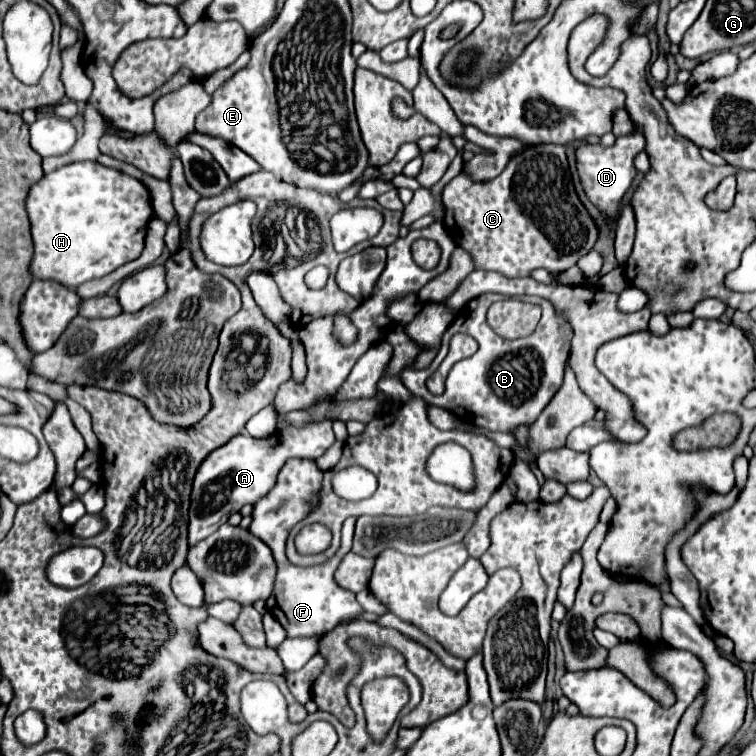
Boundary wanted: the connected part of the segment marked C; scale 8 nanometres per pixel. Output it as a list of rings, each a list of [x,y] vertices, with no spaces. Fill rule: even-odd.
[[[539,144],[525,150],[525,154],[509,160],[507,168],[497,178],[485,184],[471,182],[465,174],[455,176],[443,188],[443,204],[443,224],[447,232],[451,230],[455,244],[471,254],[475,260],[475,270],[493,270],[507,278],[529,278],[537,268],[545,268],[555,274],[565,272],[575,266],[581,256],[591,252],[599,238],[599,228],[573,186],[565,146],[559,144]]]

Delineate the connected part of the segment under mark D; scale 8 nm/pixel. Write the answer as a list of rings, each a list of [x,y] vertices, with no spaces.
[[[639,128],[631,136],[621,136],[617,142],[609,148],[603,148],[601,144],[587,144],[577,150],[577,170],[583,184],[585,194],[595,202],[605,214],[615,214],[621,196],[627,192],[635,178],[635,166],[633,156],[639,154],[645,148],[645,138],[639,132]]]

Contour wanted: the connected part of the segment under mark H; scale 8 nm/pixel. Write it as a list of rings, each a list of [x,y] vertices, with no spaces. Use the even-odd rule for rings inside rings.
[[[89,160],[67,164],[51,174],[45,174],[37,184],[33,184],[27,198],[27,212],[31,220],[31,236],[35,242],[31,274],[41,280],[61,282],[69,288],[77,288],[87,280],[107,276],[119,266],[139,258],[145,248],[149,220],[153,216],[151,194],[141,180]]]

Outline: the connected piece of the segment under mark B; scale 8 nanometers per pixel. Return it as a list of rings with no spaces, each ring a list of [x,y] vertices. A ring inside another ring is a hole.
[[[481,294],[475,300],[467,302],[457,314],[451,326],[445,332],[445,340],[441,344],[441,352],[437,354],[435,362],[423,370],[417,372],[411,366],[401,372],[403,384],[415,394],[425,398],[427,404],[445,408],[447,412],[455,414],[461,420],[467,420],[469,424],[487,428],[491,432],[507,432],[513,434],[515,428],[519,426],[529,426],[537,420],[539,412],[545,408],[545,404],[553,398],[553,394],[559,390],[563,382],[563,372],[565,372],[565,362],[569,358],[569,346],[571,346],[571,324],[565,320],[557,318],[555,308],[551,306],[549,300],[539,298],[539,296],[523,296],[523,300],[531,300],[541,306],[543,316],[541,322],[537,324],[537,330],[525,338],[517,340],[505,340],[497,336],[491,328],[487,328],[485,314],[487,308],[501,300],[505,296],[501,294]],[[457,332],[467,332],[473,336],[479,344],[479,350],[461,362],[457,362],[445,382],[445,394],[433,396],[427,392],[425,380],[433,374],[433,370],[441,364],[441,360],[447,354],[447,342],[453,334]]]

